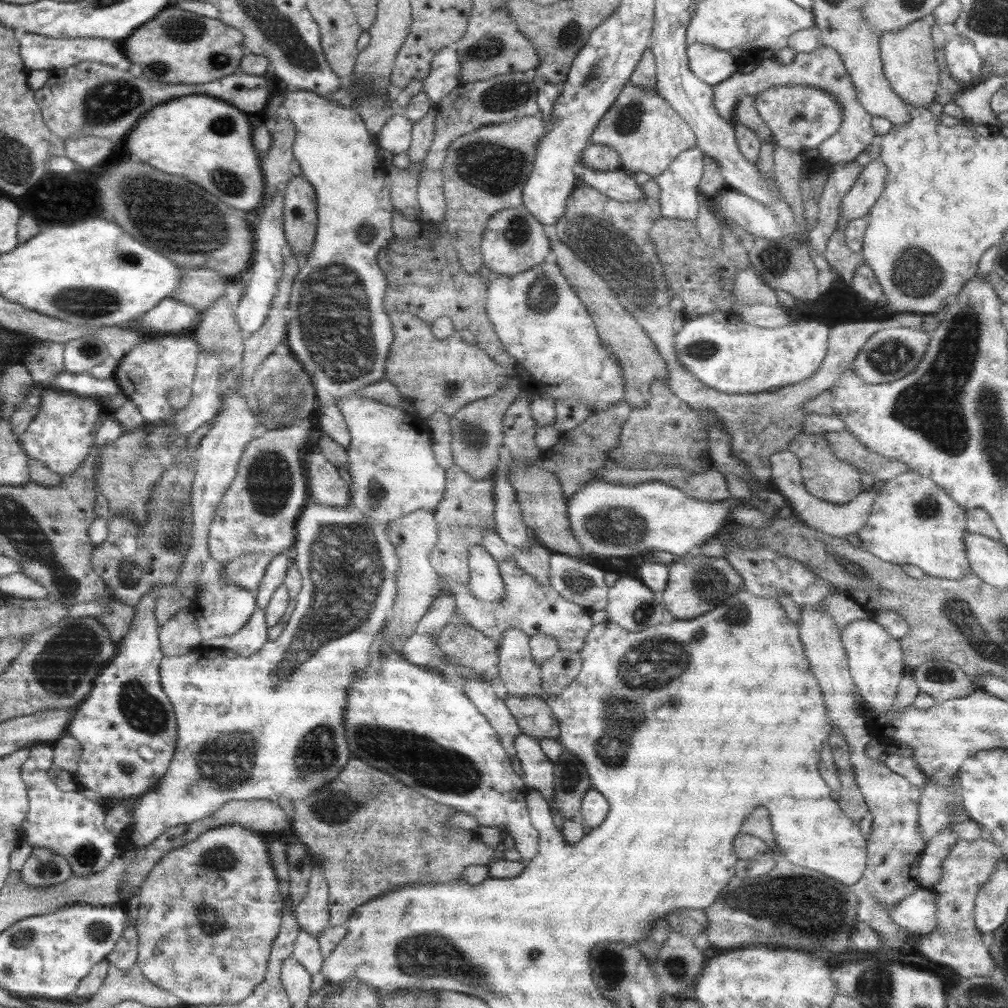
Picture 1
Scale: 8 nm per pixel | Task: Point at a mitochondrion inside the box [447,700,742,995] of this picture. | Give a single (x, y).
(611, 965)

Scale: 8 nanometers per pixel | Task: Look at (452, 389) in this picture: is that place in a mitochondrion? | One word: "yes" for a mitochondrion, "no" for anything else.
yes

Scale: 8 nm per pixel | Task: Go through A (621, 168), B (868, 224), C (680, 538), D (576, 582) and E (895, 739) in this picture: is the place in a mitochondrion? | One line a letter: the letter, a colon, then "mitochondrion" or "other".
A: other
B: other
C: other
D: mitochondrion
E: other

